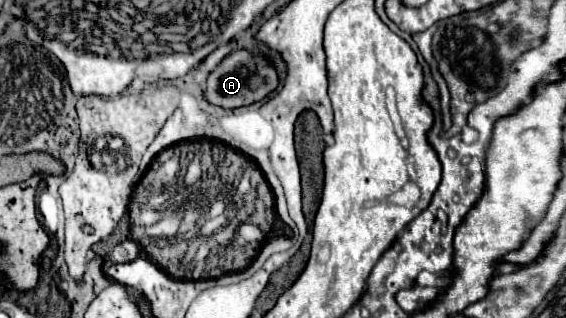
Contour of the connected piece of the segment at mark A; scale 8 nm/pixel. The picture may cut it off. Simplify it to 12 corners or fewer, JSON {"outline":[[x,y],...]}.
{"outline":[[234,51],[208,75],[206,101],[226,109],[266,99],[278,85],[268,59]]}

